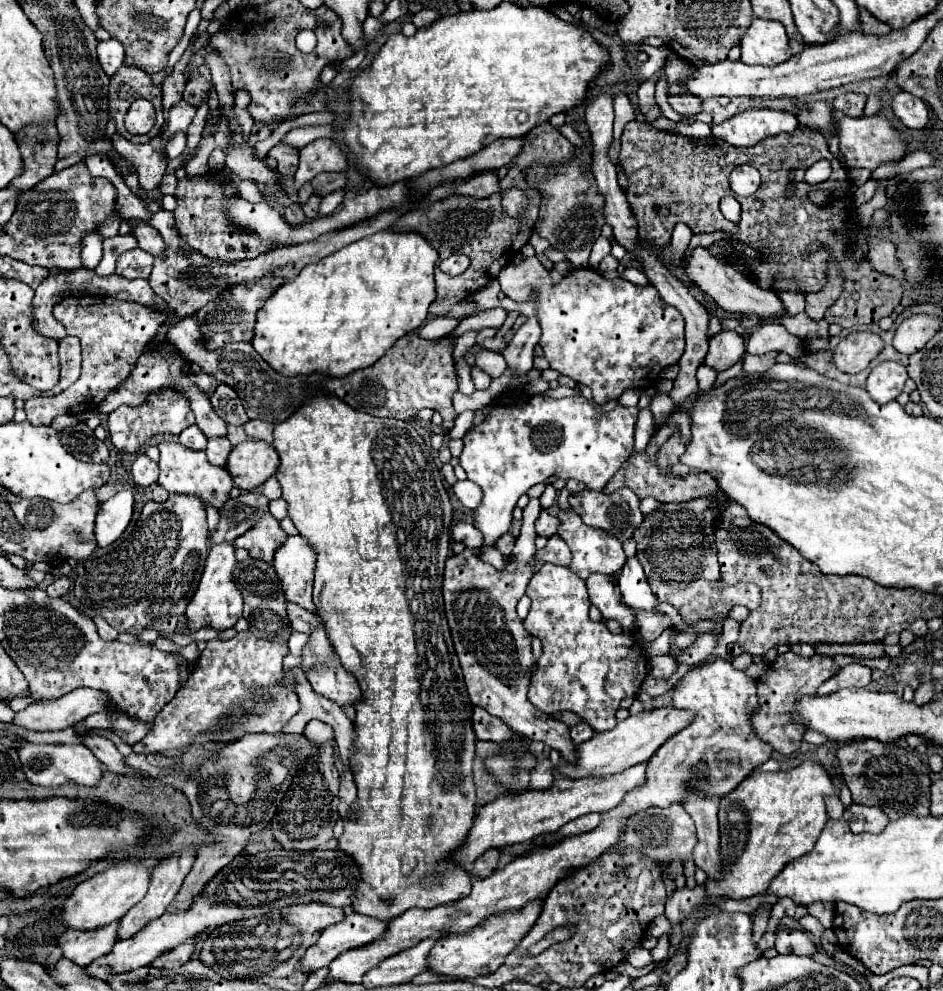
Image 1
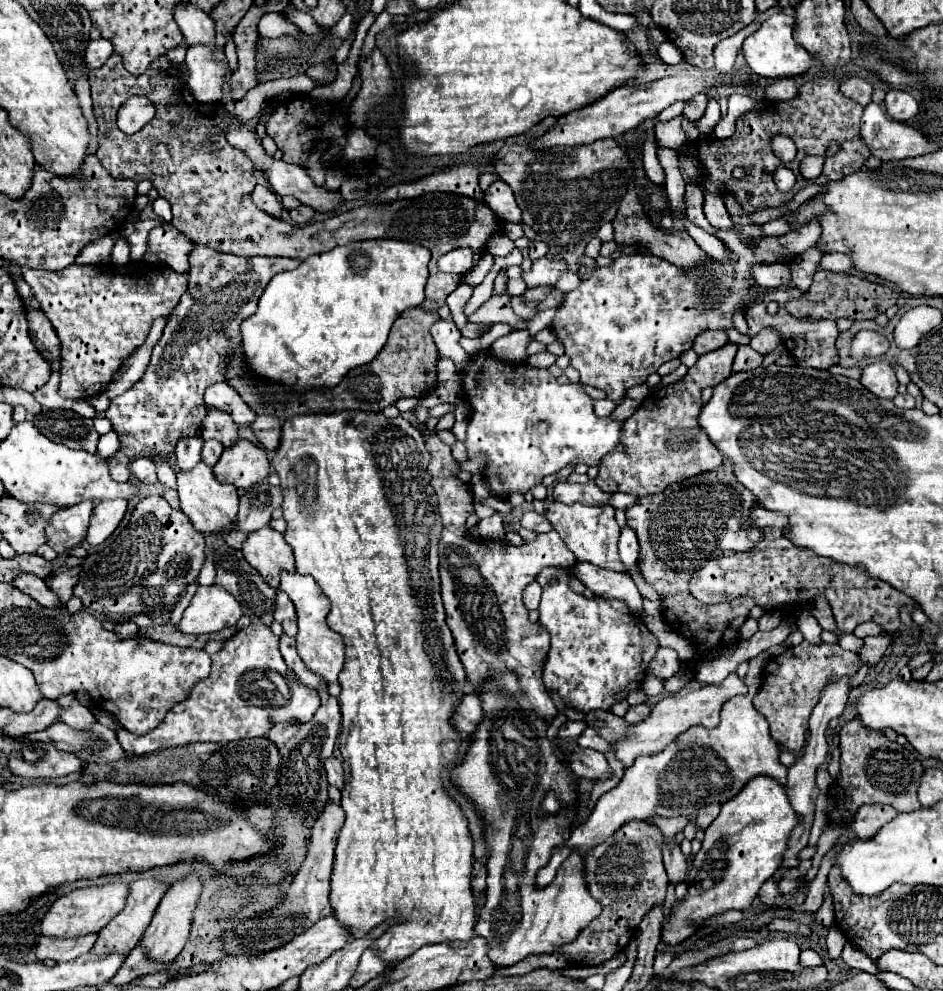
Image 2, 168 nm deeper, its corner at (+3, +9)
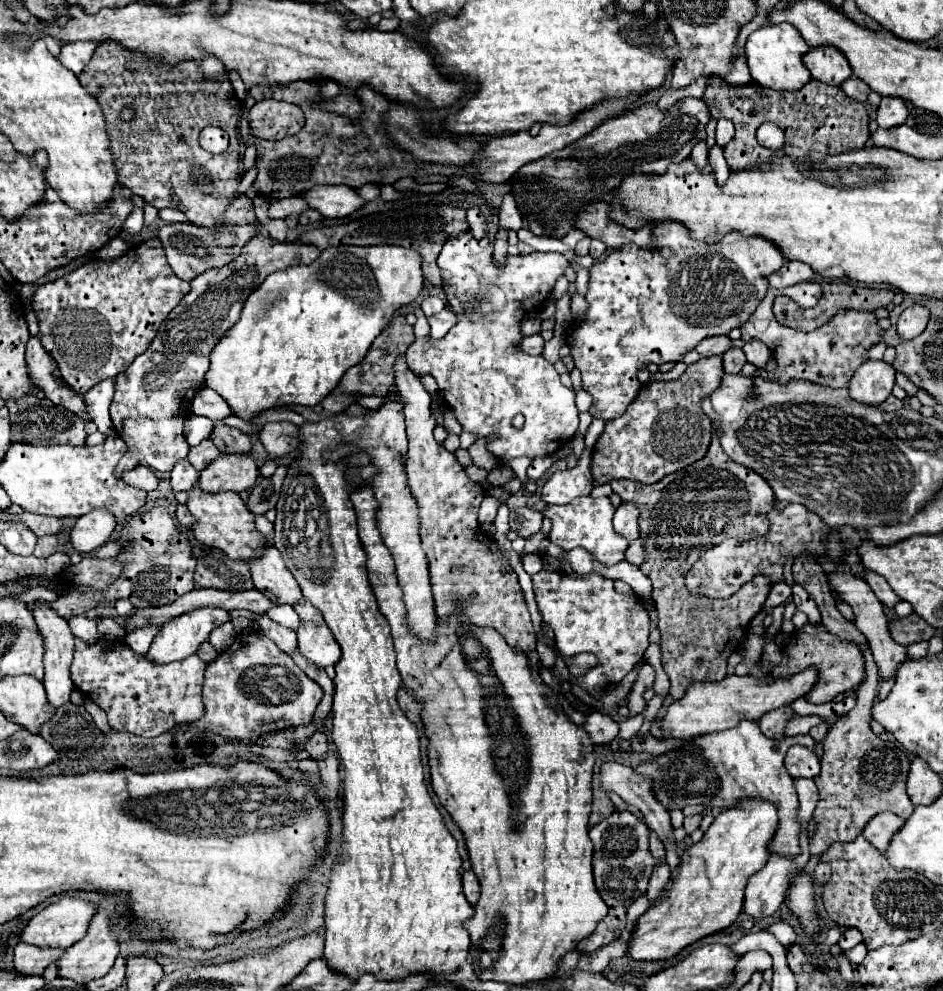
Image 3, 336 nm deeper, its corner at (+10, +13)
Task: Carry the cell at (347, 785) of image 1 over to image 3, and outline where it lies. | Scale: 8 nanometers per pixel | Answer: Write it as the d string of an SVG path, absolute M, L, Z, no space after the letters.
M323 732L319 734L313 734L309 738L309 744L307 744L307 752L313 760L325 760L327 758L327 752L329 752L329 746L327 746L327 738Z

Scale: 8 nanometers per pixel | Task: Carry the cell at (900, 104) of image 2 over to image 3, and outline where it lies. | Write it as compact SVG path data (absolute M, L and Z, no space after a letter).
M885 96L877 108L877 124L881 128L891 128L891 126L901 126L905 124L907 118L907 106L901 98Z

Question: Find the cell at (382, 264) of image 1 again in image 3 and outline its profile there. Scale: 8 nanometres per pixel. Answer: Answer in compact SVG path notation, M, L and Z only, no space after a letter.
M329 246L307 266L277 270L247 298L239 322L225 332L213 348L211 368L205 386L227 400L233 414L253 420L261 410L281 404L315 406L341 380L341 376L359 364L373 340L387 326L393 312L413 302L423 288L421 256L403 246Z

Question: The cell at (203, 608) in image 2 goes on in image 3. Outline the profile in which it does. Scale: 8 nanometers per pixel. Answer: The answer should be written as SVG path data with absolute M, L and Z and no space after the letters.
M211 606L191 610L189 614L181 614L167 622L165 626L161 626L147 654L157 664L183 660L189 654L197 652L199 644L207 640L213 628L225 624L227 620L231 620L227 610Z

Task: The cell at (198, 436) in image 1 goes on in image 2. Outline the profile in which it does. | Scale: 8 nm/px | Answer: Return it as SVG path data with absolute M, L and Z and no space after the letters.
M192 436L186 440L180 440L180 446L176 446L176 462L180 470L188 472L200 462L200 450L202 450L202 438Z

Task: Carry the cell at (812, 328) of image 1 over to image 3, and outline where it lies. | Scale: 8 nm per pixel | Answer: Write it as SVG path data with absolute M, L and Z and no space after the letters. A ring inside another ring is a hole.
M803 282L803 284L783 288L783 290L769 288L765 298L757 306L757 310L749 316L749 322L741 326L743 342L751 338L765 342L777 360L777 370L761 372L763 378L777 378L779 382L787 382L789 378L801 378L801 380L811 380L823 386L845 388L851 382L855 370L865 362L867 350L879 342L881 328L877 326L877 318L873 312L855 312L855 310L841 312L829 324L825 324L825 328L817 328L813 332L799 332L793 328L785 328L775 320L771 312L771 304L775 296L785 294L799 304L815 304L819 292L821 292L821 286L817 282ZM803 296L809 296L809 298L803 298Z

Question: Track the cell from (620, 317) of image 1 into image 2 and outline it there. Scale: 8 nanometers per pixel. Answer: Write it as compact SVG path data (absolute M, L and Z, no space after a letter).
M724 192L724 202L726 202L726 208L728 208L730 214L732 214L734 228L732 228L732 230L718 230L718 232L716 232L716 238L718 238L718 240L726 246L726 250L728 250L728 262L718 262L718 260L712 258L712 260L708 262L708 268L706 268L706 266L704 266L704 268L692 268L692 274L690 274L688 270L682 270L682 268L678 268L678 266L674 266L674 264L670 264L670 262L666 262L666 260L660 260L660 258L656 258L656 256L650 256L650 254L622 254L622 256L616 258L610 266L596 268L594 274L590 276L590 280L582 282L580 288L576 288L574 292L564 294L564 304L556 308L556 318L554 318L554 322L552 322L550 328L552 328L552 332L556 334L556 338L564 344L566 354L570 356L570 364L580 372L580 382L582 382L582 384L588 384L588 386L594 386L594 388L604 390L604 392L608 394L610 400L614 400L616 404L620 404L620 402L626 398L626 392L628 392L632 386L644 384L646 378L648 378L652 372L656 372L664 362L674 360L674 358L678 358L682 352L686 352L688 348L692 348L692 342L696 340L698 334L702 334L702 332L706 332L706 330L730 330L730 328L734 328L732 316L736 314L736 310L744 310L748 304L752 304L752 302L758 298L756 280L754 280L754 276L752 276L752 266L754 266L754 264L790 262L792 258L796 258L796 256L802 254L804 250L808 250L810 246L814 246L814 242L816 242L818 236L820 236L820 226L818 226L816 220L812 220L810 224L802 226L800 232L788 232L788 234L784 234L784 236L764 236L762 226L754 224L754 222L748 218L748 212L742 210L742 206L736 202L734 194Z

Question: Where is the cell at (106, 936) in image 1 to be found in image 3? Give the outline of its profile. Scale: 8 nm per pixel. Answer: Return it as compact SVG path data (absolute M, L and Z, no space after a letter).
M19 942L15 948L15 970L21 974L43 974L43 970L57 962L65 948L39 948L27 942Z

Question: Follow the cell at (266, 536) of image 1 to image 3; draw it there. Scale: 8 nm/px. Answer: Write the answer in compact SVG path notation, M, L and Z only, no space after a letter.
M265 544L261 556L249 560L249 568L255 588L271 598L277 598L279 604L295 604L303 600L297 580L289 574L279 550L273 544Z

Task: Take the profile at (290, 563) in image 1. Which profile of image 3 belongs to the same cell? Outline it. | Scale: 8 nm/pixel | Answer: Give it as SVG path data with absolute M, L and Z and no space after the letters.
M305 600L293 604L293 608L301 618L301 626L297 630L299 652L317 668L333 666L341 658L341 650L331 630L325 626L321 612Z

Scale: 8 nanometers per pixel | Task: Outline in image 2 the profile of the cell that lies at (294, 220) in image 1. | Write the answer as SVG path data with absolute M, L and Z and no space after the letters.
M300 206L300 208L296 208L296 210L292 210L290 212L290 218L296 222L296 224L308 224L310 220L312 220L312 216L314 216L314 210L312 208L308 208L308 206Z

